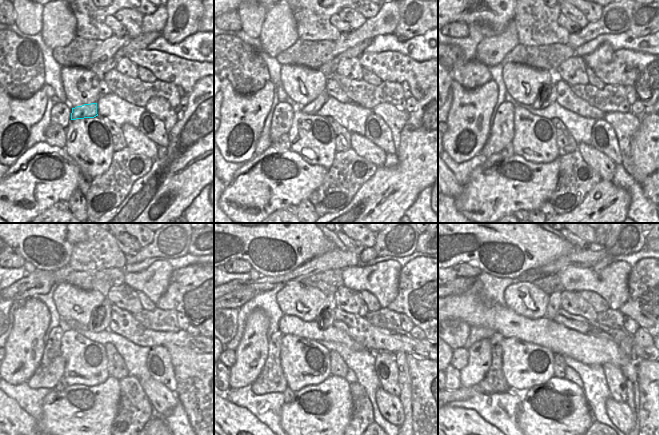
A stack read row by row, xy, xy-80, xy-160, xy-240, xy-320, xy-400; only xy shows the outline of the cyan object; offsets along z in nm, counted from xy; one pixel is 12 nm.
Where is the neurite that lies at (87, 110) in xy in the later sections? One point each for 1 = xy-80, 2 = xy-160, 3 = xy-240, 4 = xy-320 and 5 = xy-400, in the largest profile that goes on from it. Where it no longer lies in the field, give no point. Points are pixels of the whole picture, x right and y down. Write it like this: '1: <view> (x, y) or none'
1: xy-80 (311, 108)
2: xy-160 (548, 95)
3: xy-240 (98, 322)
4: xy-320 (325, 320)
5: xy-400 (553, 306)

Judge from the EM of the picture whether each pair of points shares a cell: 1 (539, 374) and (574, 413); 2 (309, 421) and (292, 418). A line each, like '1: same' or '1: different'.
1: different
2: same

